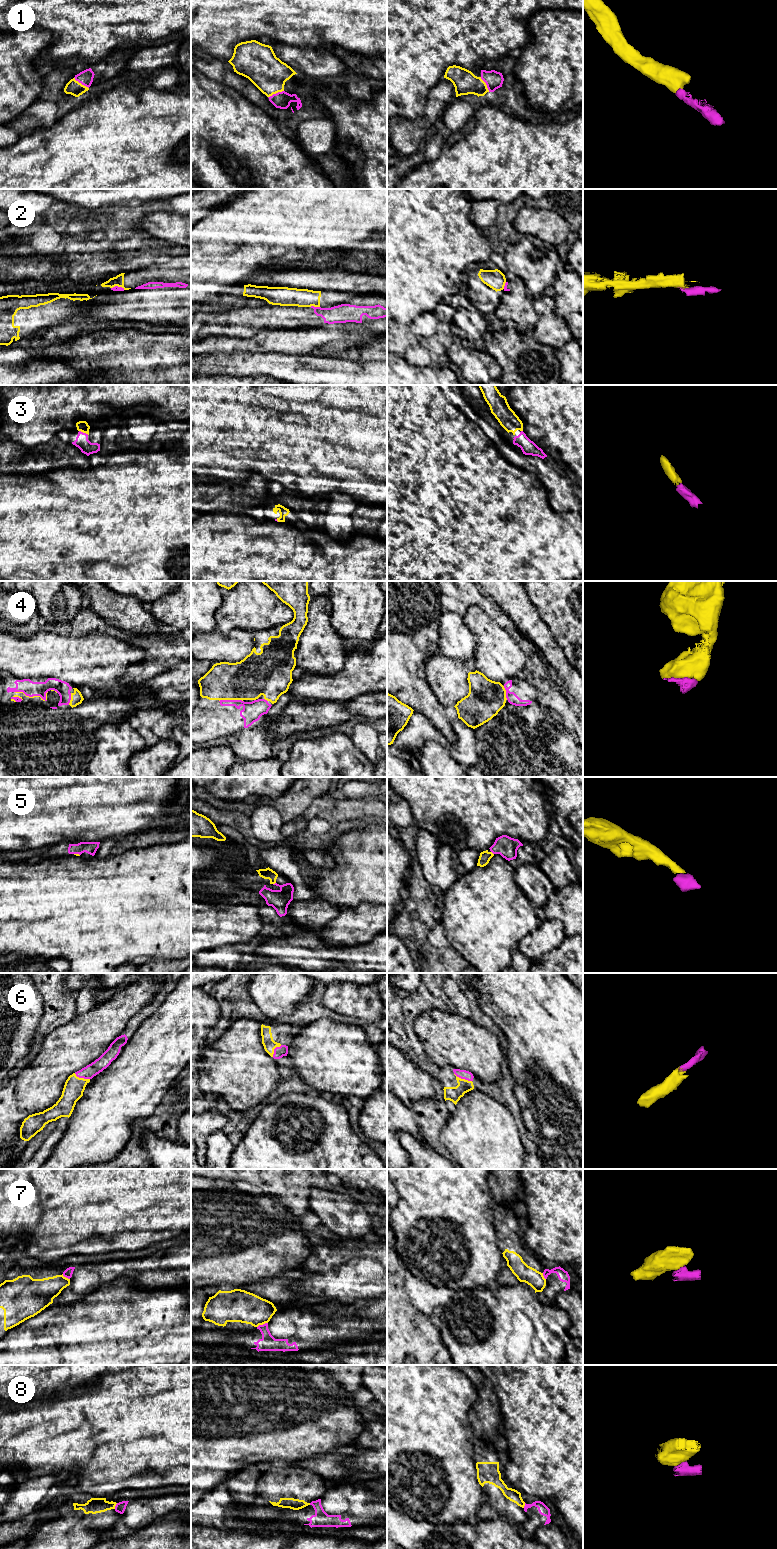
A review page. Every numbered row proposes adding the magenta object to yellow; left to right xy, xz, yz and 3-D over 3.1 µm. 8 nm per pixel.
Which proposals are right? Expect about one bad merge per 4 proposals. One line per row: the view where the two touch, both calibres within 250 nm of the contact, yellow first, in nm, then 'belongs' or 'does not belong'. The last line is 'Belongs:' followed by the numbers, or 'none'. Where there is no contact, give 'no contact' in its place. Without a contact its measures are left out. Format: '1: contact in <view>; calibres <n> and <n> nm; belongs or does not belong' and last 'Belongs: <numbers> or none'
1: contact in xy; calibres 120 and 120 nm; belongs
2: contact in xz; calibres 150 and 150 nm; does not belong
3: contact in xy; calibres 90 and 110 nm; belongs
4: contact in xz; calibres 320 and 160 nm; belongs
5: contact in xz; calibres 90 and 160 nm; belongs
6: contact in yz; calibres 120 and 80 nm; belongs
7: contact in xz; calibres 260 and 130 nm; does not belong
8: contact in xy; calibres 130 and 90 nm; does not belong
Belongs: 1, 3, 4, 5, 6

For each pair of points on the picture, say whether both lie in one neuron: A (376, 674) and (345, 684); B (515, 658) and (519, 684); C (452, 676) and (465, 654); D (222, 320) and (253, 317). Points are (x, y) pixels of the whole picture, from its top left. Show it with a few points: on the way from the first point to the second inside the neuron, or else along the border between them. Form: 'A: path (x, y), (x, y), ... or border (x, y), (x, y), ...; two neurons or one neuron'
A: path (368, 675), (360, 675), (353, 680); one neuron
B: border (515, 676), (511, 678); two neurons
C: border (439, 651), (448, 657), (459, 659), (465, 663); two neurons
D: path (230, 320), (245, 320); one neuron

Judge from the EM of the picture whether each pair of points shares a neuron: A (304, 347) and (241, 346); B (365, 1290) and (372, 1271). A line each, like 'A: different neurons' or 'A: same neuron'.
A: same neuron
B: same neuron

